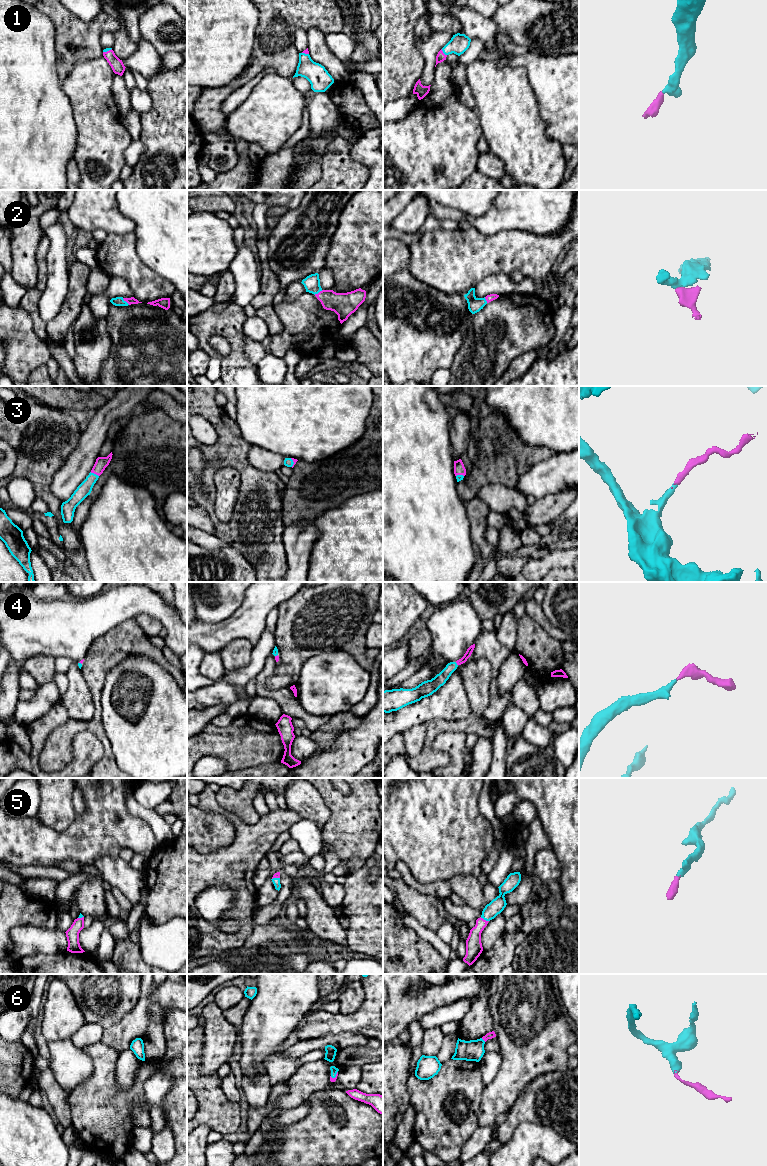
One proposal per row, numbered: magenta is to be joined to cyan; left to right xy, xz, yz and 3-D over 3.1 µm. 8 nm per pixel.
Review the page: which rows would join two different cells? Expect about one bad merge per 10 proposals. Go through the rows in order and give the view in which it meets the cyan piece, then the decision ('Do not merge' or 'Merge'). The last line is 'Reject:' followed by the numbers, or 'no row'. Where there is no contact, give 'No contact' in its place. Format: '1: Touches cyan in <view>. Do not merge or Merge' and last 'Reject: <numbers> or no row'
1: Touches cyan in yz. Merge
2: Touches cyan in xy. Merge
3: Touches cyan in xy. Merge
4: Touches cyan in yz. Merge
5: Touches cyan in yz. Merge
6: Touches cyan in yz. Merge
Reject: no row

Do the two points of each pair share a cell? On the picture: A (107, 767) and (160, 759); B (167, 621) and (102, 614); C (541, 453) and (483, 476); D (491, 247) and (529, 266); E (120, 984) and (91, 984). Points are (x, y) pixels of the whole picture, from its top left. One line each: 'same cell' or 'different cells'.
A: different cells
B: same cell
C: same cell
D: same cell
E: same cell

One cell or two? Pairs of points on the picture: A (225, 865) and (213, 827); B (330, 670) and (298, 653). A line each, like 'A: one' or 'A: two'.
A: two
B: two

